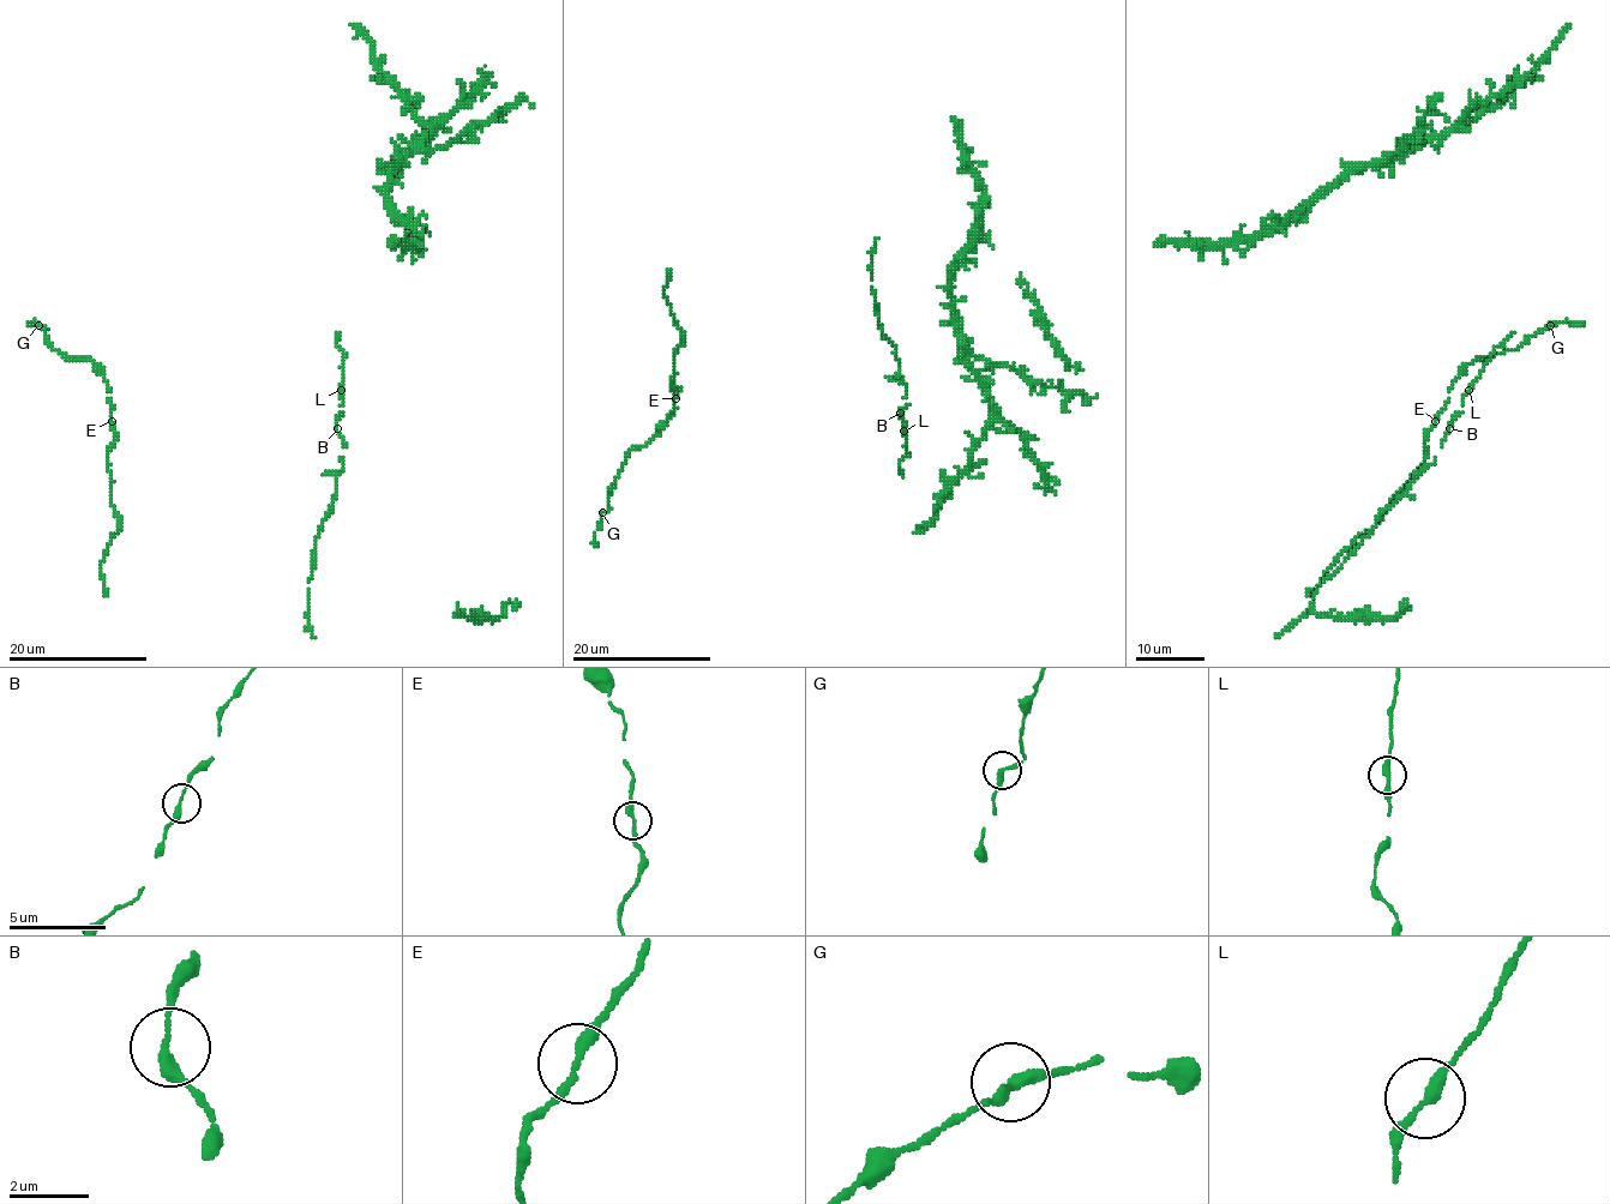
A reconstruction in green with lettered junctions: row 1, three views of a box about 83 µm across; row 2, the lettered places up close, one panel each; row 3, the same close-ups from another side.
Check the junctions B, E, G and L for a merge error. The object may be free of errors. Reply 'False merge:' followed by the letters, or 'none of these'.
False merge: none of these

